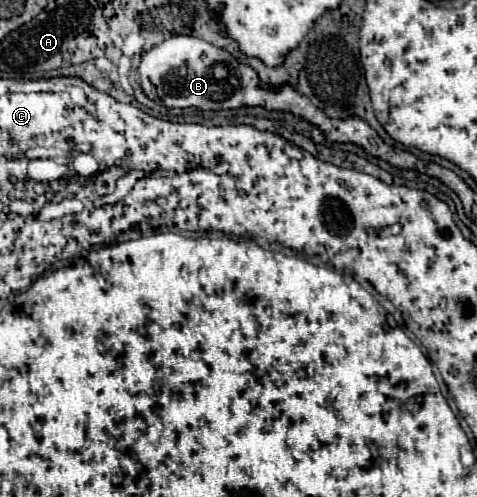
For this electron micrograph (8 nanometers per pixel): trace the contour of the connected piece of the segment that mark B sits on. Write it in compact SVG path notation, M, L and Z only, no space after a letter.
M177 35L163 41L159 47L145 51L141 55L137 73L139 73L139 83L143 93L149 99L159 97L161 105L167 109L195 107L201 111L221 111L221 109L239 109L239 107L265 107L269 111L287 111L319 127L329 143L353 143L363 151L367 151L369 155L379 157L397 169L413 169L413 165L419 163L419 159L413 157L411 153L401 149L397 151L395 147L385 145L383 139L367 125L367 121L359 117L349 117L347 121L331 121L329 117L325 117L321 109L311 105L307 97L295 93L293 87L285 85L279 91L267 89L249 65L237 63L237 59L227 51L221 51L197 37Z

